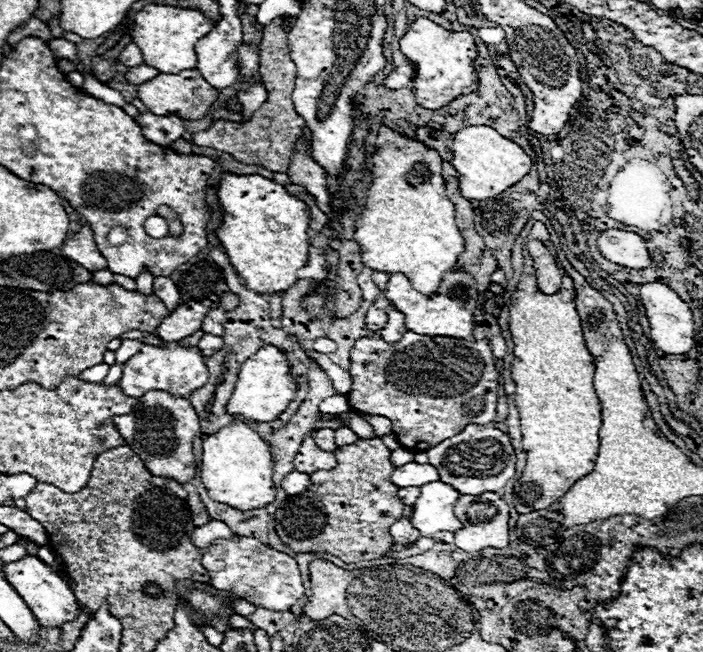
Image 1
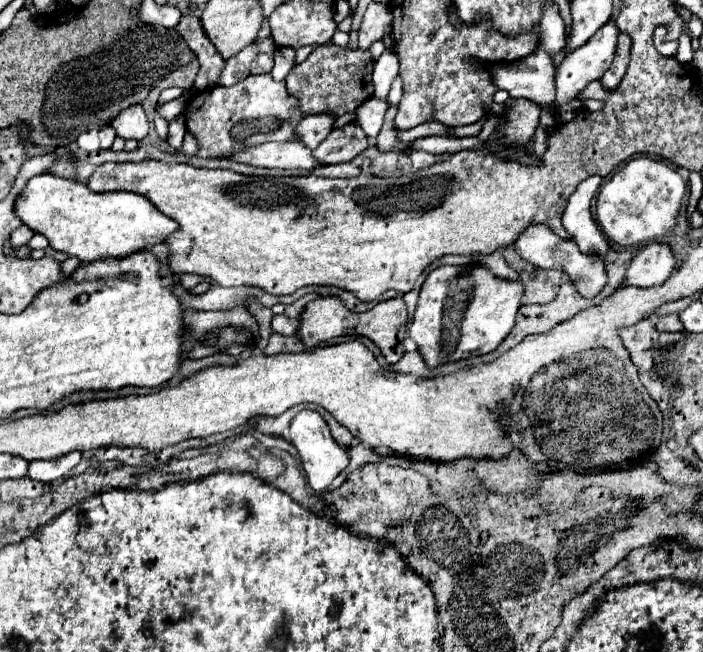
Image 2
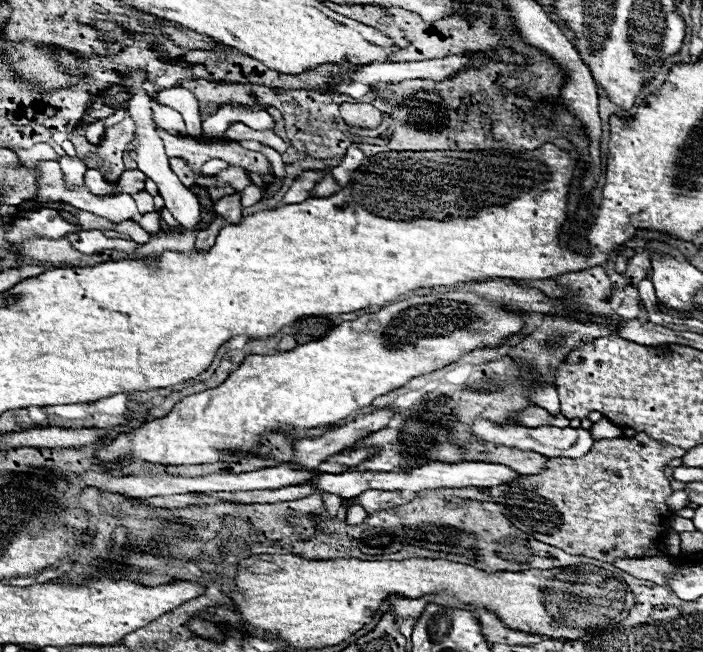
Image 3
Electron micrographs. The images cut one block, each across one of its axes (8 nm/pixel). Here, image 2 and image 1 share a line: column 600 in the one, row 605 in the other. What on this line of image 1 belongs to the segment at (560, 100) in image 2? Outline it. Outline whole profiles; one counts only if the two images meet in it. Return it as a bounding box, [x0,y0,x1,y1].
[4,556,78,628]

